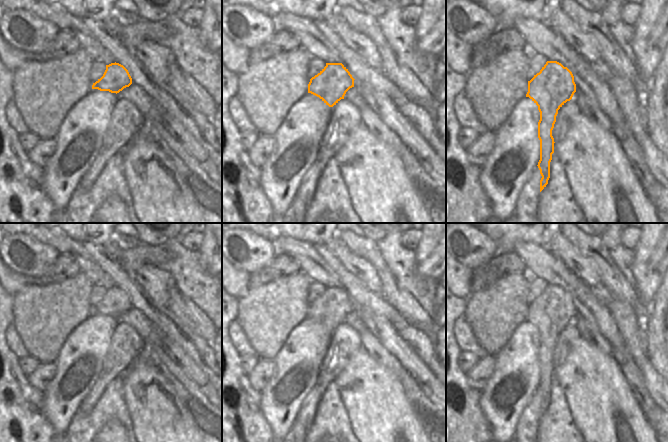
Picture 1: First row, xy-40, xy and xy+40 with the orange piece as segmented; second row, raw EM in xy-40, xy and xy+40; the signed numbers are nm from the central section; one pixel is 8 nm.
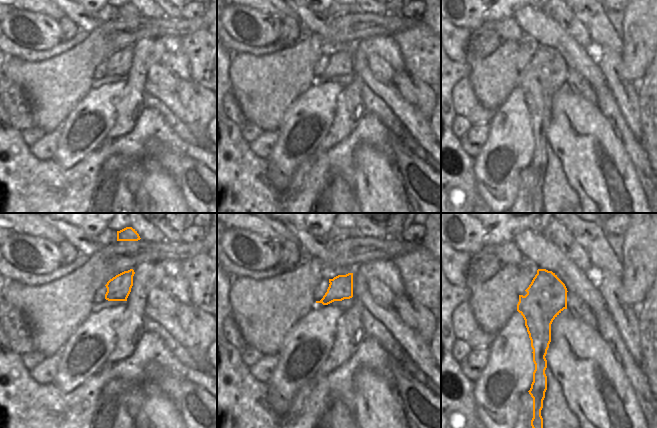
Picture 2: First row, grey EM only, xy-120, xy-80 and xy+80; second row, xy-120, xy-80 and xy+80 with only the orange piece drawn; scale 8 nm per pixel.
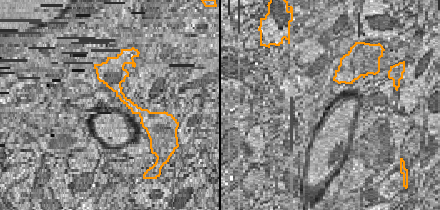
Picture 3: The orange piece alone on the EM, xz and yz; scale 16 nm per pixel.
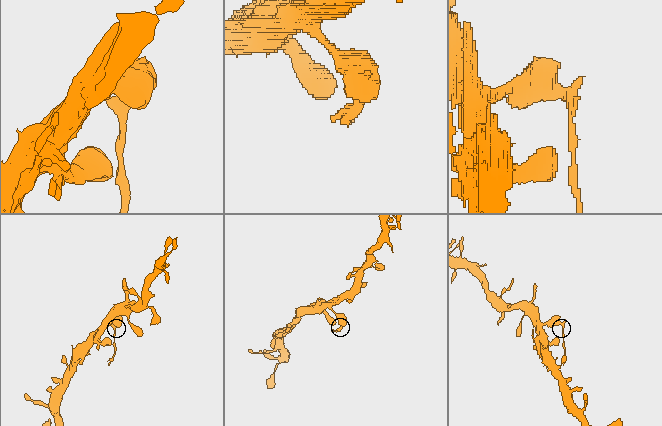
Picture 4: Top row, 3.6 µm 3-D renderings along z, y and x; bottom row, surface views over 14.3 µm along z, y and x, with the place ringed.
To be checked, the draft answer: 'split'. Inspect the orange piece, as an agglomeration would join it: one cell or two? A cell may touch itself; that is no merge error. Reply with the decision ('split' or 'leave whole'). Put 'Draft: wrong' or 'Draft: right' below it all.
split
Draft: right

